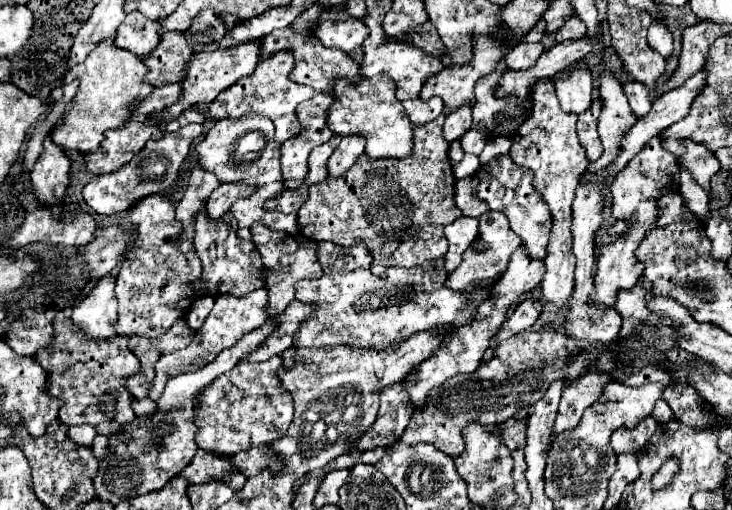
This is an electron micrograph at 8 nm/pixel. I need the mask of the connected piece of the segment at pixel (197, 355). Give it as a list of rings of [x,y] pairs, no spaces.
[[[265,287],[249,293],[247,297],[229,297],[229,295],[217,297],[215,307],[211,309],[209,317],[205,319],[201,329],[195,333],[195,339],[191,341],[191,345],[177,351],[177,353],[169,353],[169,355],[165,355],[165,357],[161,357],[157,361],[157,375],[153,379],[153,387],[149,391],[149,397],[153,401],[157,401],[157,397],[163,393],[165,383],[169,381],[169,377],[175,377],[179,373],[187,373],[187,371],[195,371],[199,367],[205,367],[209,361],[213,361],[213,357],[217,357],[217,353],[221,349],[227,349],[233,343],[237,343],[243,337],[243,333],[261,327],[269,319],[269,315],[265,313],[267,303],[269,303],[269,293],[265,293]]]

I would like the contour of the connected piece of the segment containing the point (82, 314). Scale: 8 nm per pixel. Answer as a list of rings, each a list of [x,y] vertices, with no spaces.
[[[113,275],[103,277],[95,285],[95,289],[71,309],[71,321],[79,327],[79,331],[85,337],[89,337],[93,341],[109,341],[109,339],[113,339],[117,335],[117,331],[115,331],[115,323],[117,323],[117,299],[115,299],[113,287],[115,287]]]

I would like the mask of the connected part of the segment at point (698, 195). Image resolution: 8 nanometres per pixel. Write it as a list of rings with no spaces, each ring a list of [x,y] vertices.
[[[681,169],[681,195],[687,203],[687,207],[701,219],[709,221],[709,195],[705,189],[701,189],[685,169]]]

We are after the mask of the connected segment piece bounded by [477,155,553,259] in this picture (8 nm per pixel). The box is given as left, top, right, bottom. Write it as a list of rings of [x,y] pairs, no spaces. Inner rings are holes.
[[[505,155],[505,157],[493,159],[487,165],[481,165],[477,171],[477,177],[481,181],[477,187],[477,197],[487,201],[493,211],[505,213],[511,229],[521,237],[523,249],[529,253],[529,257],[533,259],[547,257],[547,241],[549,241],[549,233],[553,227],[553,219],[549,213],[549,207],[545,205],[545,199],[539,197],[533,185],[533,173],[525,167],[515,165]]]

